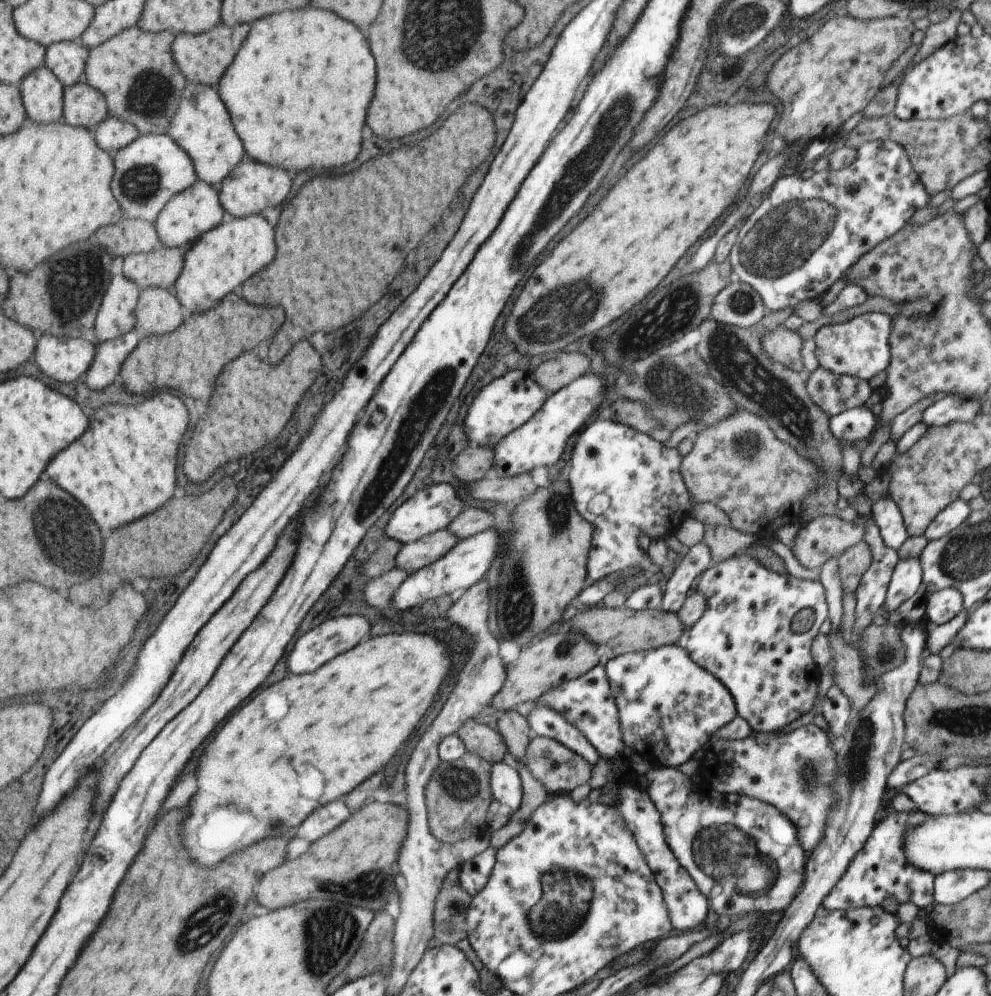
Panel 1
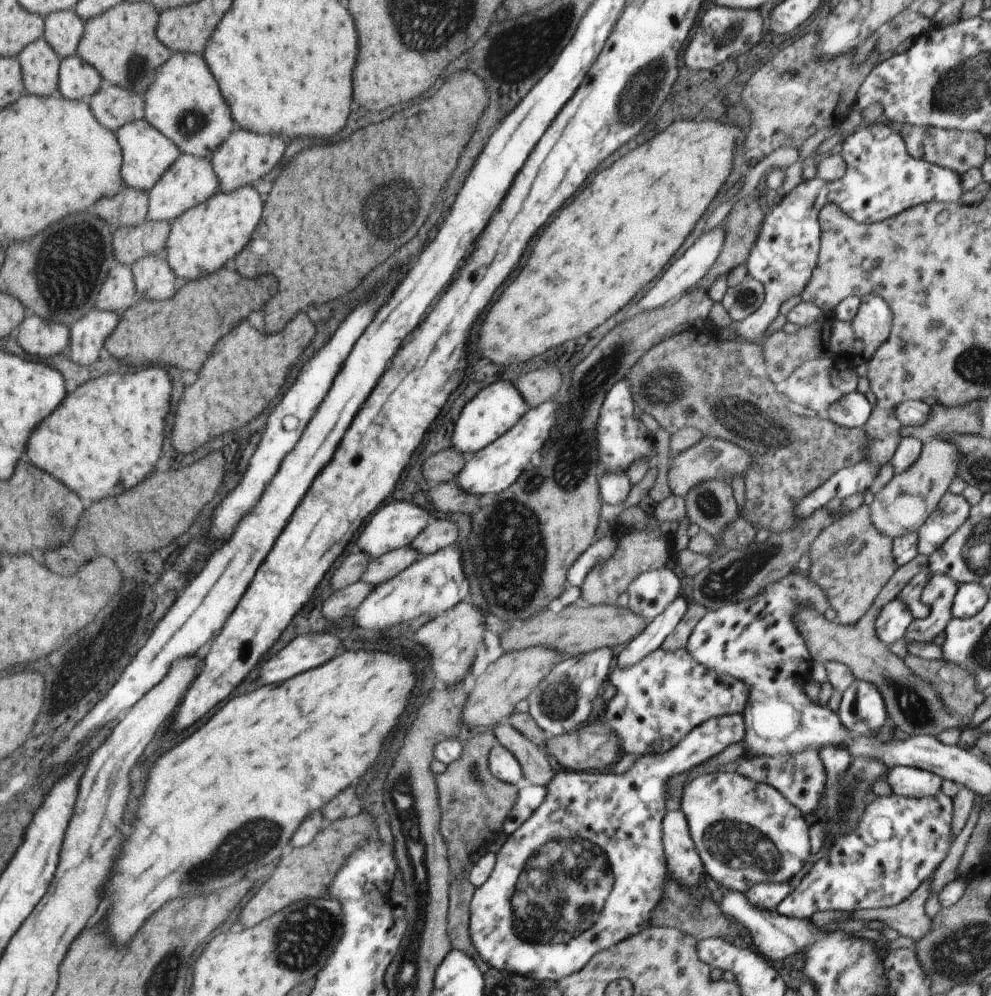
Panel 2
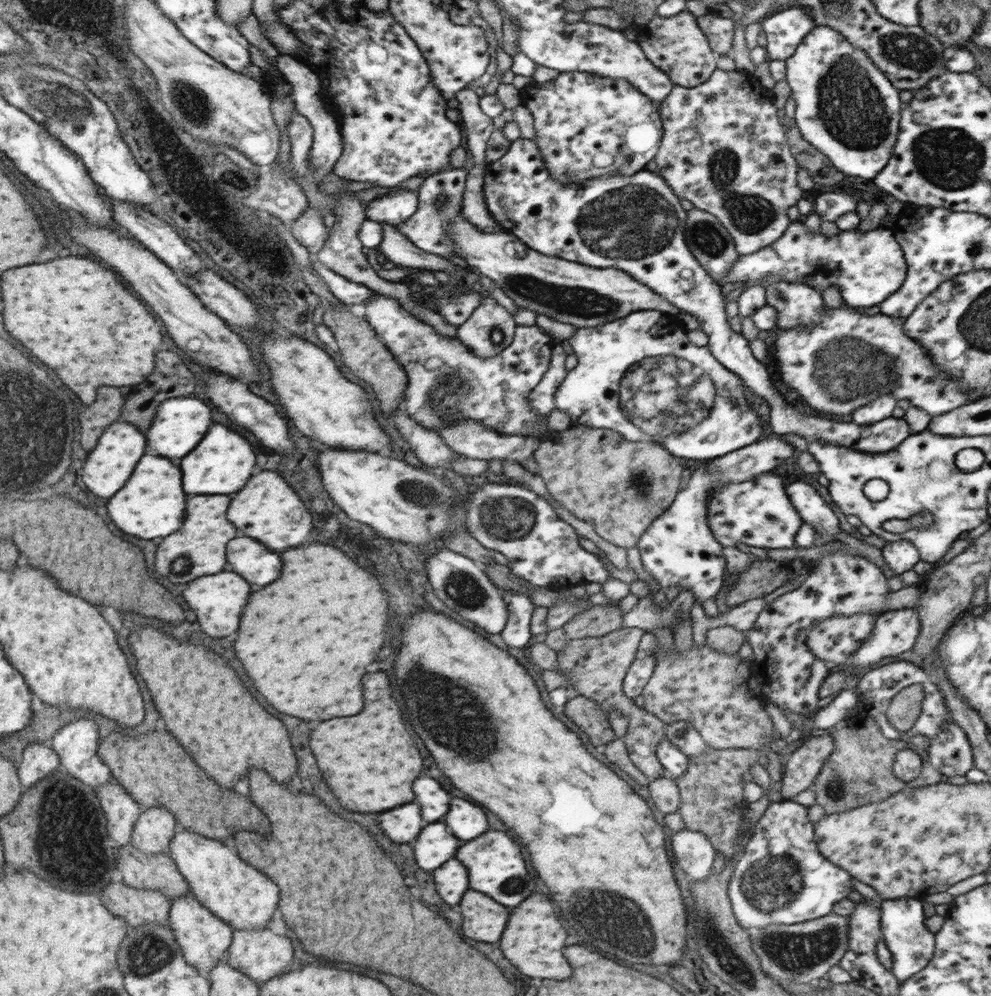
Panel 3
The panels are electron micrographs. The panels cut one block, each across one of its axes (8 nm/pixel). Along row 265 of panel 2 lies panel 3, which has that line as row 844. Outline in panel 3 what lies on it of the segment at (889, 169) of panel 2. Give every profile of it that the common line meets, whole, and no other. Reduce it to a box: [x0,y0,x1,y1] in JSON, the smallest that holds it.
[729,797,855,931]

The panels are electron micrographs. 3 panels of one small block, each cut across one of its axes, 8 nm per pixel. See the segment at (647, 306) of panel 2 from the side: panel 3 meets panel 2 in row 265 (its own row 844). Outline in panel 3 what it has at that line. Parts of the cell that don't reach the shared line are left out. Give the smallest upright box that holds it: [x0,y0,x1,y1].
[672,828,716,881]

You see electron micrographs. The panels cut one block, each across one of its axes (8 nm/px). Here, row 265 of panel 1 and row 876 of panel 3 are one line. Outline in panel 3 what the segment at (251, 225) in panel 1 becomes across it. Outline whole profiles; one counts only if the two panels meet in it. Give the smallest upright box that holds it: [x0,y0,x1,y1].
[171,827,280,929]

